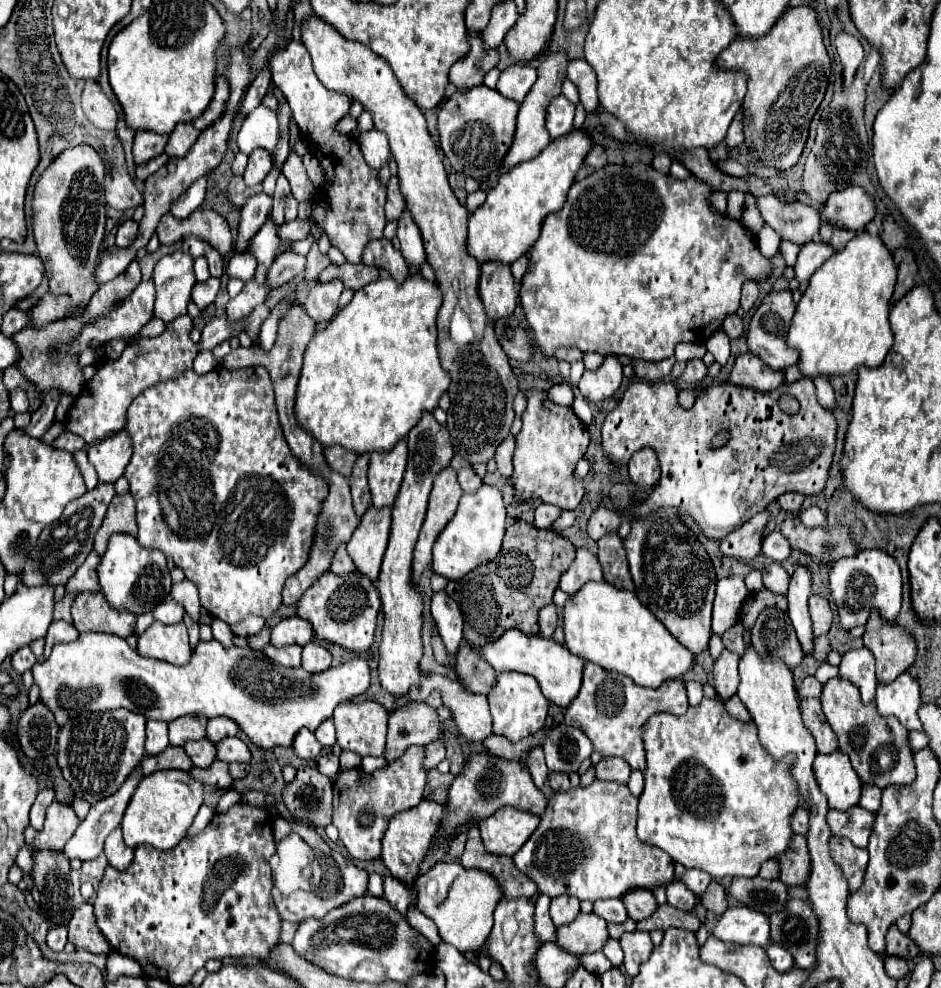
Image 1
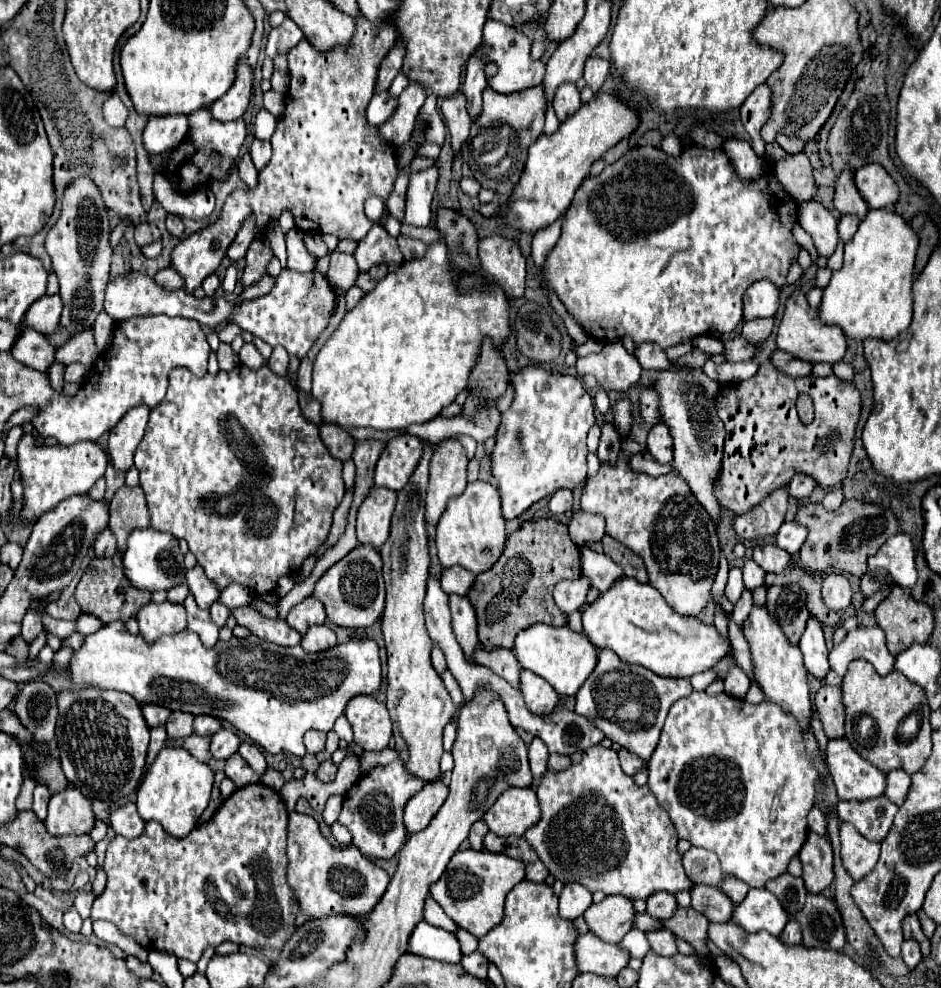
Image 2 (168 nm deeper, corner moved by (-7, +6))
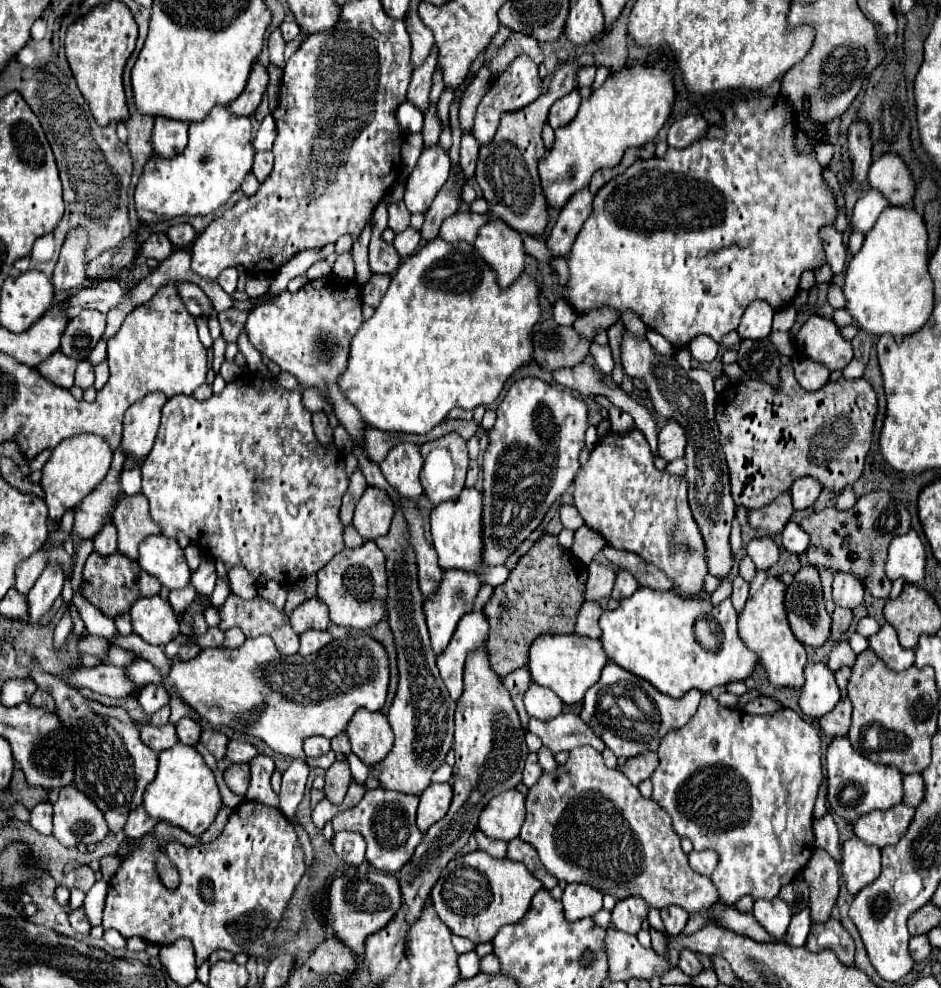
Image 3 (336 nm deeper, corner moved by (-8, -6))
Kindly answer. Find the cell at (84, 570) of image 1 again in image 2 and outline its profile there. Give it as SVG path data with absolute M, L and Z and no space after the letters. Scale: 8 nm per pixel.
M110 529L102 531L94 543L94 553L96 557L100 559L106 559L106 557L114 557L116 555L116 545L114 545L114 535L110 533Z

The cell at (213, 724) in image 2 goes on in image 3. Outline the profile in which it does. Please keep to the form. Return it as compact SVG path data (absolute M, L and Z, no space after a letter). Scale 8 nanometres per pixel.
M189 717L179 719L177 725L175 725L175 729L177 729L177 737L179 737L179 741L181 741L183 745L195 745L197 739L201 737L201 727L199 727L199 723L191 721Z

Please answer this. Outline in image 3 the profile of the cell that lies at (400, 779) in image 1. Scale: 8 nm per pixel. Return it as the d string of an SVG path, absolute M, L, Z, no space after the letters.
M373 789L373 791L367 791L355 807L349 807L349 809L337 813L331 819L331 825L335 831L361 833L367 843L365 859L379 871L397 873L413 857L415 847L421 843L421 837L423 837L415 823L417 803L419 803L419 797L415 797L415 795Z

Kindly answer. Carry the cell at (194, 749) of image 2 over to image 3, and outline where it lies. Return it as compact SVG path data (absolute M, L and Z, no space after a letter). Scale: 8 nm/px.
M203 729L201 741L207 745L207 749L215 755L215 759L223 759L229 737L221 729Z

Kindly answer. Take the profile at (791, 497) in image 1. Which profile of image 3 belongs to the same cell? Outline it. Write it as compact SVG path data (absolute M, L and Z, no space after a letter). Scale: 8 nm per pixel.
M801 477L791 485L791 495L793 495L793 507L795 509L805 509L811 507L819 493L823 491L821 481L815 481L813 477Z

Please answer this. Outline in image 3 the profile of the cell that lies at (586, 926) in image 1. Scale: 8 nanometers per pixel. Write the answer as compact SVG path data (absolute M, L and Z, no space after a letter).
M627 897L617 901L615 909L611 911L611 921L615 923L617 929L625 933L637 933L641 929L641 923L647 919L649 913L649 903L643 897Z

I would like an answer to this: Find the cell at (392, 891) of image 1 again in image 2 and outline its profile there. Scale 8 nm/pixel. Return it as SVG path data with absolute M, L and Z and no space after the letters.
M430 895L426 897L426 905L424 905L424 921L430 923L430 925L434 925L434 927L446 929L446 931L450 931L450 933L456 931L454 921L450 921L450 919L446 917L446 913L442 913L442 909L436 905L436 901L434 901Z

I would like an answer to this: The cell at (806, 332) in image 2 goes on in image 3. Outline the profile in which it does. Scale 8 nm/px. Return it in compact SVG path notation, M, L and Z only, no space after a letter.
M811 315L809 321L801 327L797 335L797 345L819 363L827 365L831 371L845 369L853 359L851 341L839 335L839 329L833 321L819 315Z

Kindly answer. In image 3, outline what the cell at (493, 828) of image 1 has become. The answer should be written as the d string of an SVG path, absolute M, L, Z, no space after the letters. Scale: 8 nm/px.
M509 789L489 801L479 815L479 829L491 839L511 841L519 835L525 817L525 797L517 789Z

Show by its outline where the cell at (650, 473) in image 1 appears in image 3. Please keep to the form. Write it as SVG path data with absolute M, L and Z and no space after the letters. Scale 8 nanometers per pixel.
M669 419L665 427L659 431L659 455L667 463L671 463L677 457L683 457L685 445L687 445L685 429L675 419Z

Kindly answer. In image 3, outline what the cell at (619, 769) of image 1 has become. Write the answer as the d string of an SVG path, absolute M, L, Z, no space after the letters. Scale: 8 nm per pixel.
M641 753L641 755L635 755L633 759L627 759L621 771L627 775L627 779L633 785L639 785L641 781L651 777L651 773L657 769L657 763L659 763L657 753Z

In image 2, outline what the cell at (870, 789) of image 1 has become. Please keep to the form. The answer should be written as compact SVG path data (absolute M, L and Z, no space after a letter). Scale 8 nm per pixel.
M902 769L886 773L886 791L884 791L886 799L894 801L896 805L902 805L902 799L906 797L908 789L910 789L910 775L908 773L904 773Z

